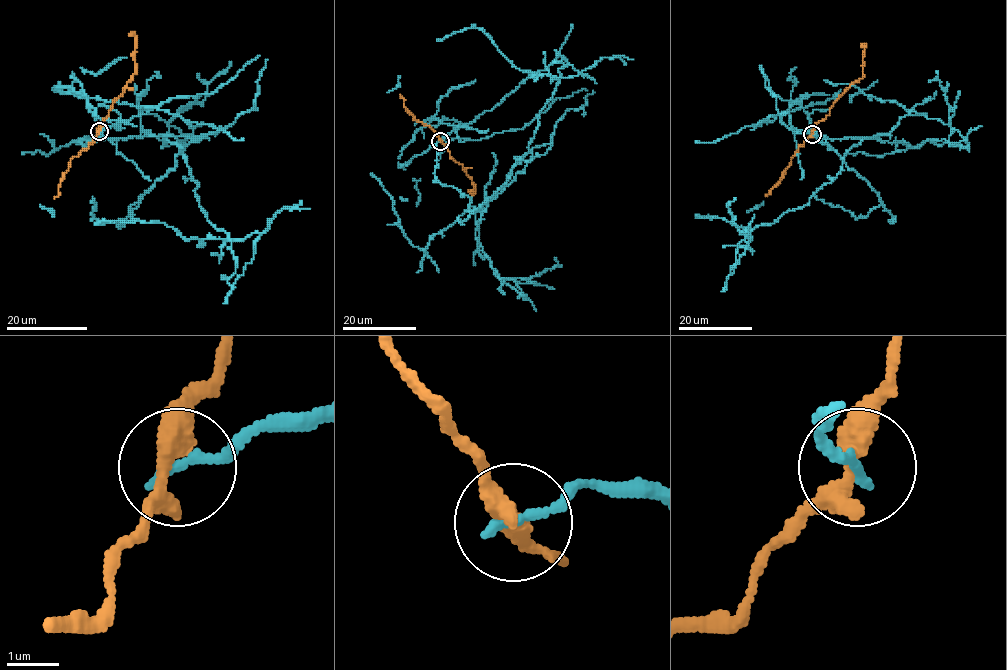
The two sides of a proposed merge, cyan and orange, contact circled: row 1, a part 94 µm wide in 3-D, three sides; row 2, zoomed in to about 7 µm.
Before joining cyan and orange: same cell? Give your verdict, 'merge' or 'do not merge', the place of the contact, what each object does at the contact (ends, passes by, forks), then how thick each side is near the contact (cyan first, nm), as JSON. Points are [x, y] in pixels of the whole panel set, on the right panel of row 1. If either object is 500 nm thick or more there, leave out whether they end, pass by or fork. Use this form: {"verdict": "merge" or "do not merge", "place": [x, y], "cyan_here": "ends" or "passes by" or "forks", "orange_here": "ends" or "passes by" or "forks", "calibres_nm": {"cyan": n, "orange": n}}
{"verdict": "do not merge", "place": [812, 134], "cyan_here": "ends", "orange_here": "passes by", "calibres_nm": {"cyan": 220, "orange": 400}}

